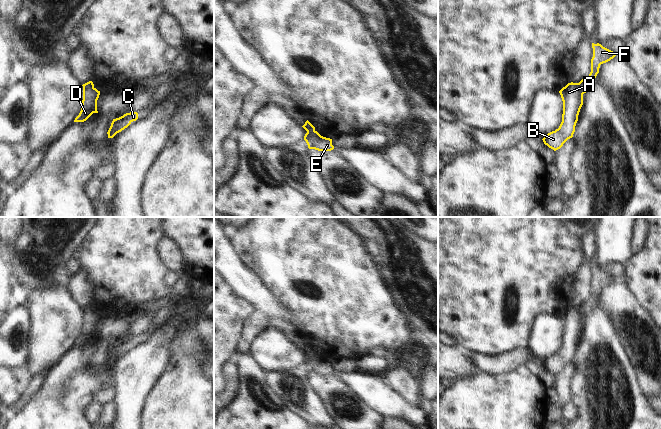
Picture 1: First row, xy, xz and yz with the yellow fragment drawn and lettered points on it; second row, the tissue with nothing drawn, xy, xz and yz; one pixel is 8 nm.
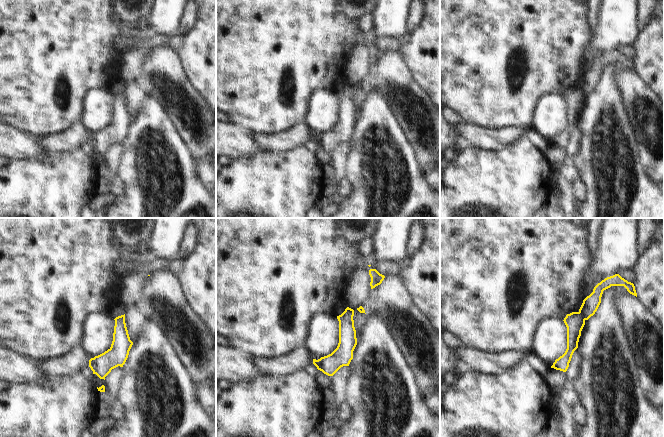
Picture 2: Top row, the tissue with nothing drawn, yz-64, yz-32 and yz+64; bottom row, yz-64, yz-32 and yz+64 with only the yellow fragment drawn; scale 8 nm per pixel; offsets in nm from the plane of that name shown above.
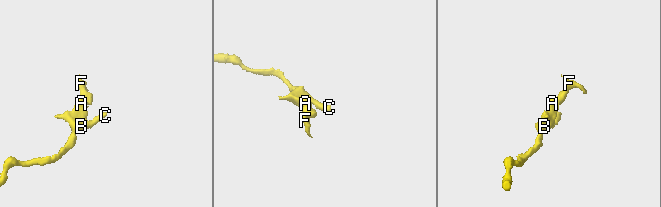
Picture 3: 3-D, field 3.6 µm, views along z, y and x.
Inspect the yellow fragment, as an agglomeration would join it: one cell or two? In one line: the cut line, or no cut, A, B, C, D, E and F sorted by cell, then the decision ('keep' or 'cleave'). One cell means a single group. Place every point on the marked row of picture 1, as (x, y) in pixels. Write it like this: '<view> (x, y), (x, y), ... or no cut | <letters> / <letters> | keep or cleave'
yz (576, 83), (583, 93) | A B C D / E F | cleave

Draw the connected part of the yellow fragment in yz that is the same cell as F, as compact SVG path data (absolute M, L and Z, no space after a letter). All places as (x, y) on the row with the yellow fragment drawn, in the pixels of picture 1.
M592 43L593 57L591 59L591 72L588 77L582 79L578 84L580 90L586 93L595 84L594 80L599 73L600 65L606 63L616 56L616 53L603 47L601 44Z

